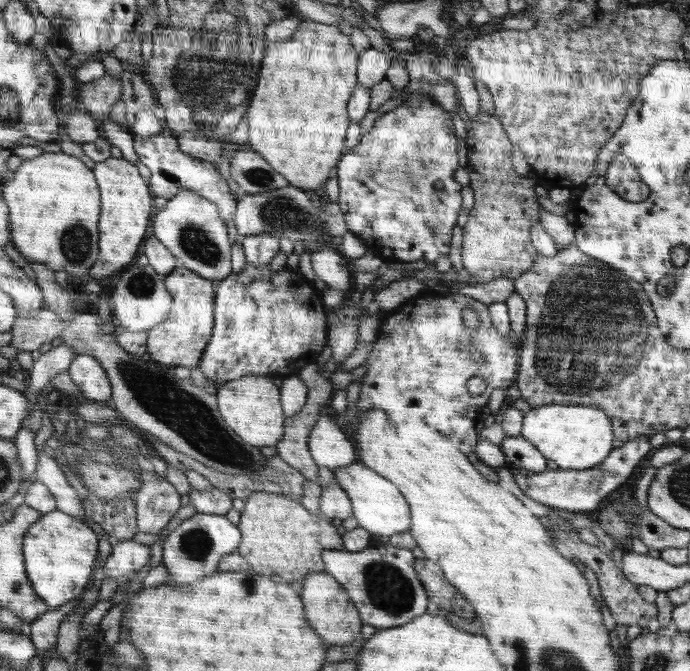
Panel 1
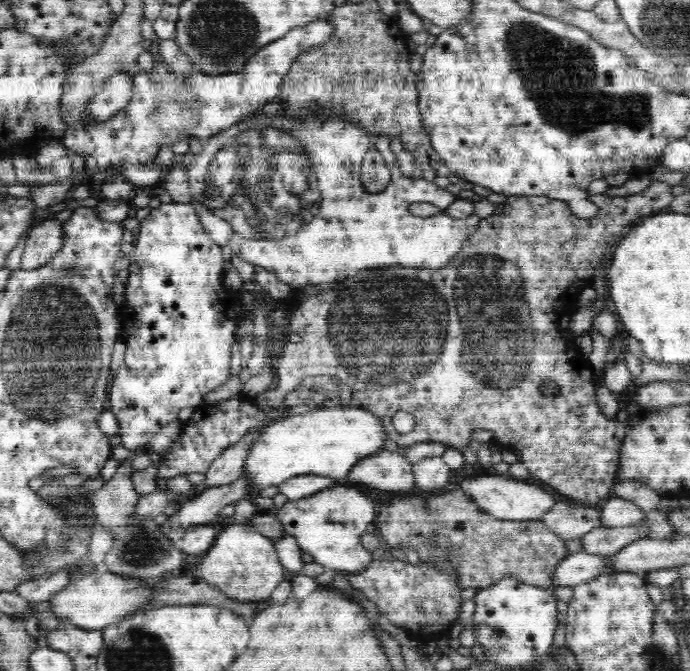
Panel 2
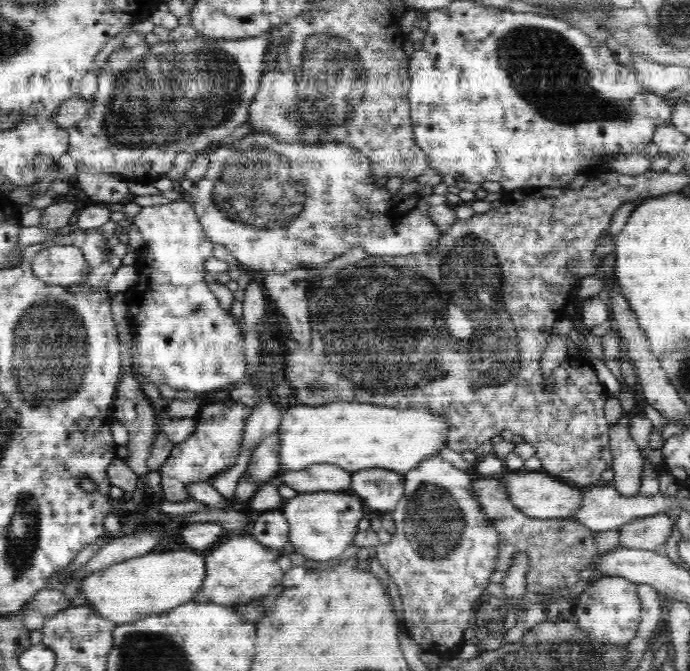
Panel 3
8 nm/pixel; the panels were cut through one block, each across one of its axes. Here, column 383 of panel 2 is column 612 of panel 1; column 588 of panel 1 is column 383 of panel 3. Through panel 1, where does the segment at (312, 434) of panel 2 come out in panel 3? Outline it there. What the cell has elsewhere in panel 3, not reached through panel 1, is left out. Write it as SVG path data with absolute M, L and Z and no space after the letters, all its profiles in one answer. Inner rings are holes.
M332 402L318 406L298 404L282 412L278 462L280 472L304 470L314 464L334 464L348 472L388 469L407 473L425 458L448 446L447 419L430 408L394 410L360 402Z

